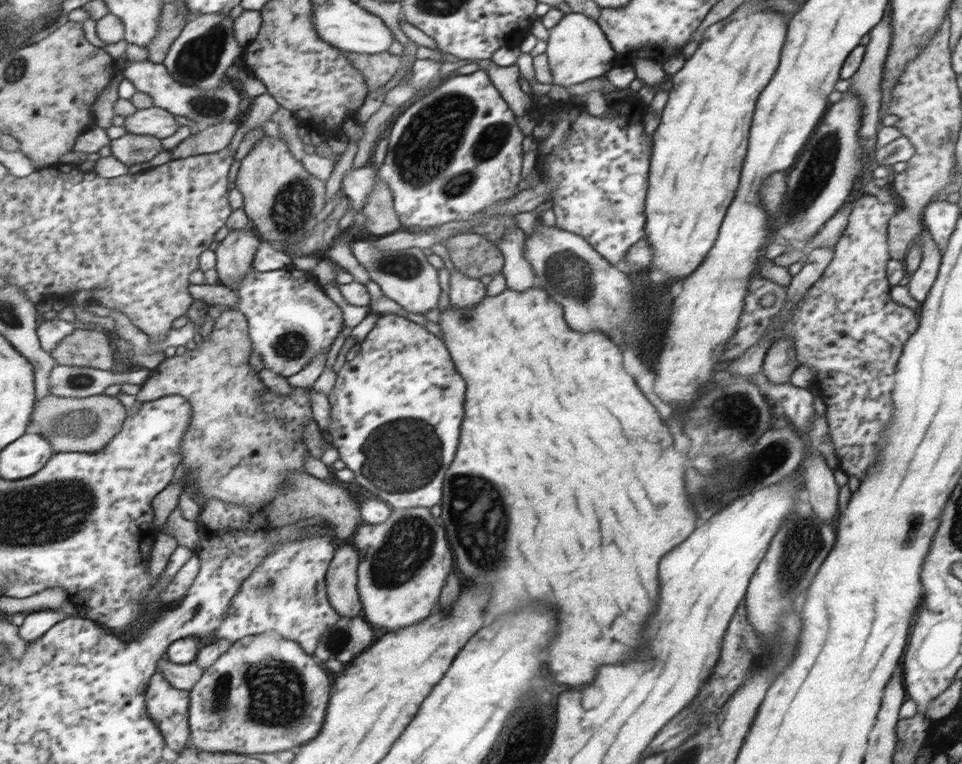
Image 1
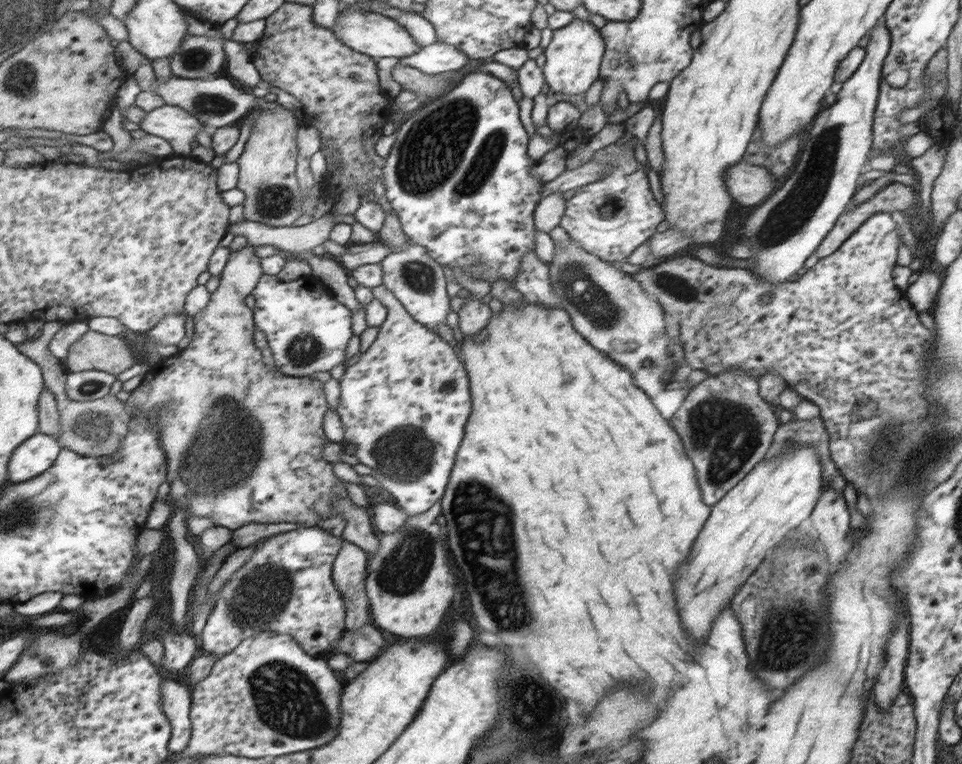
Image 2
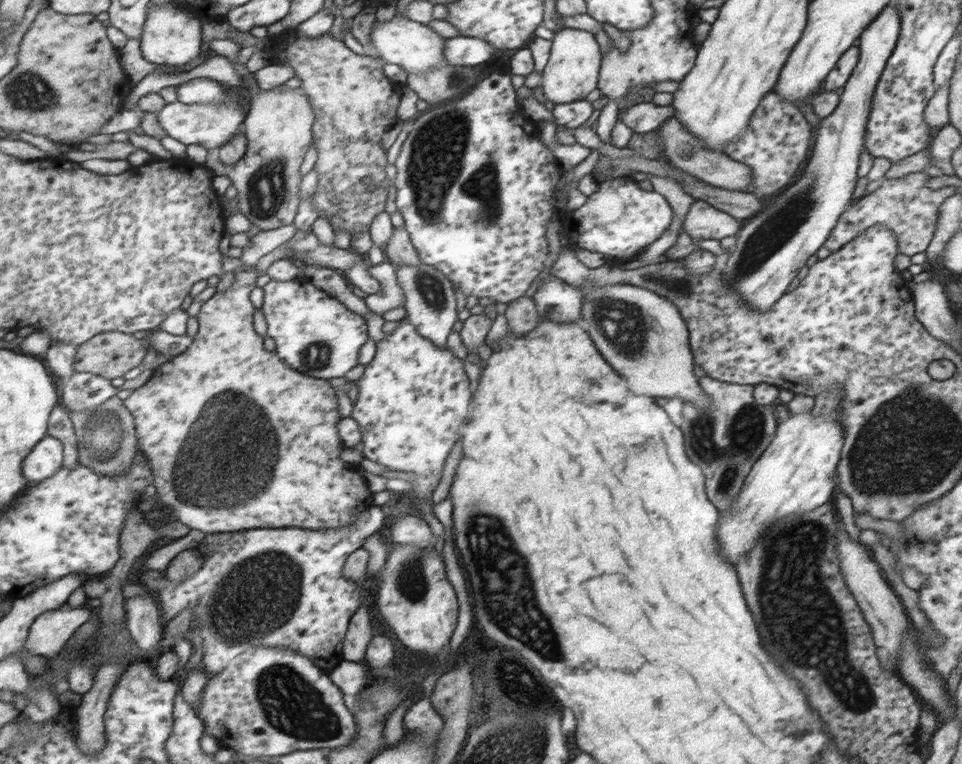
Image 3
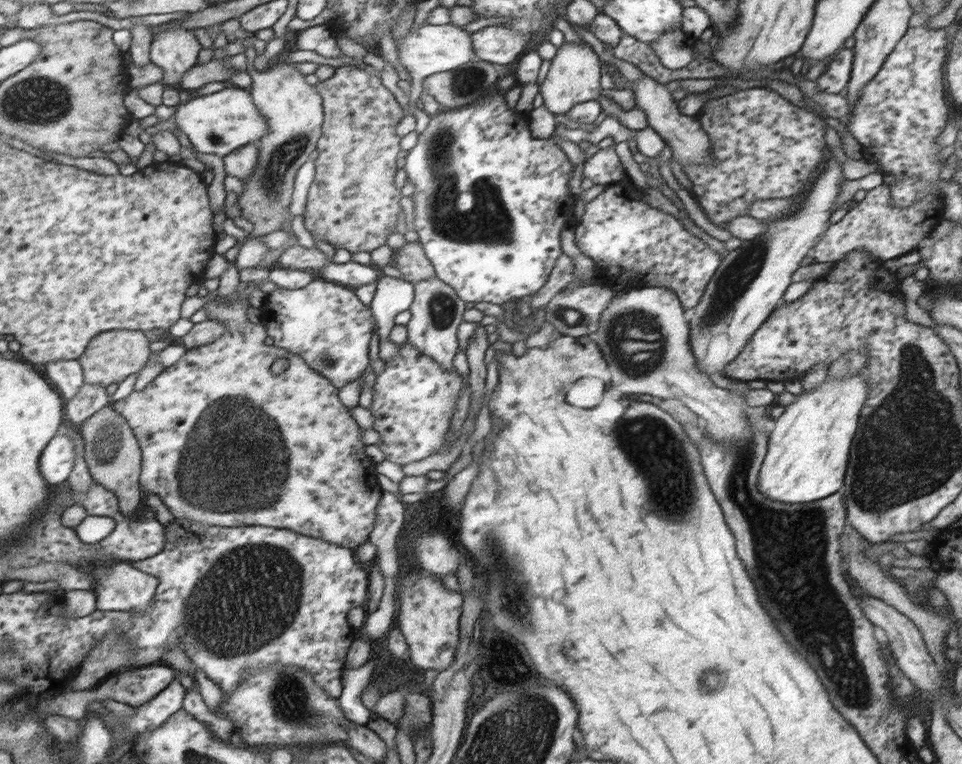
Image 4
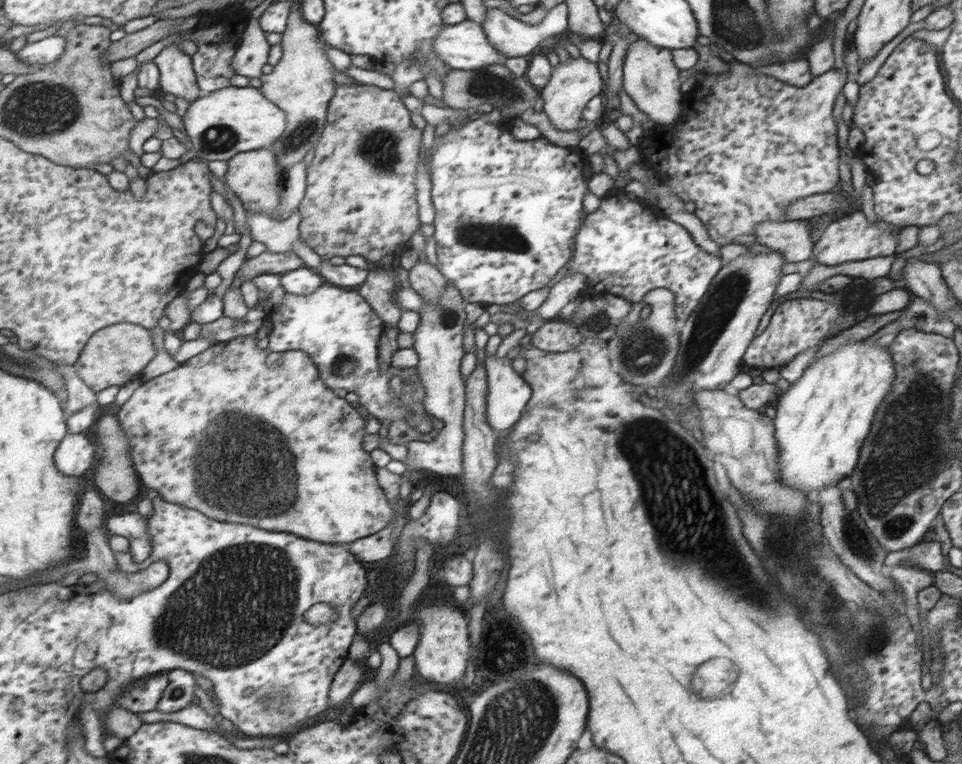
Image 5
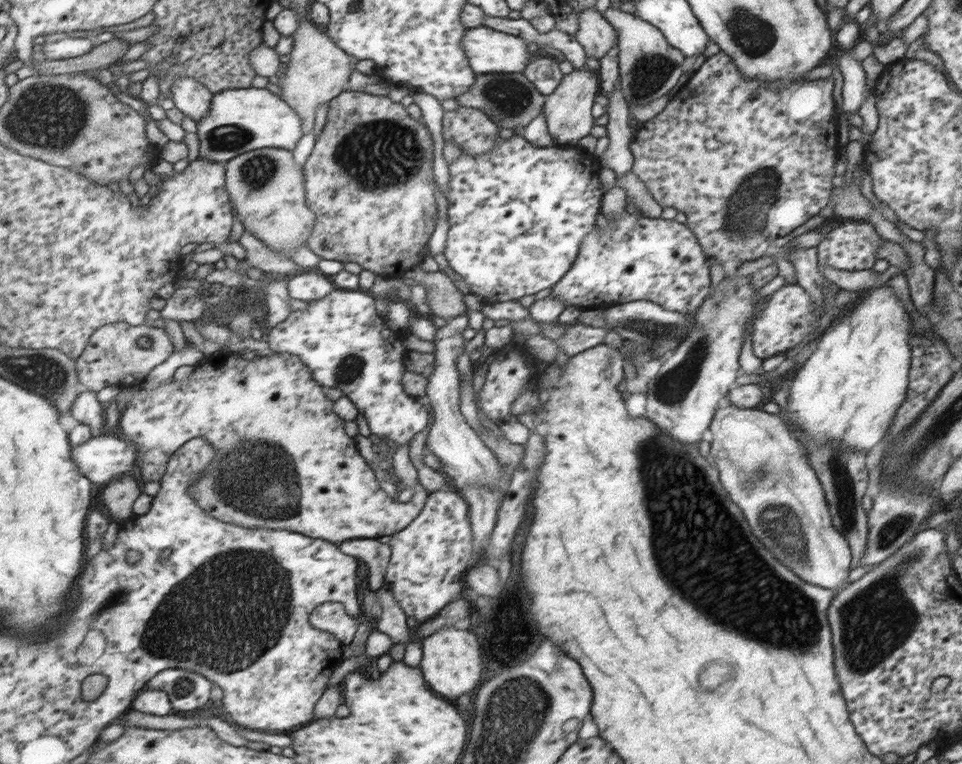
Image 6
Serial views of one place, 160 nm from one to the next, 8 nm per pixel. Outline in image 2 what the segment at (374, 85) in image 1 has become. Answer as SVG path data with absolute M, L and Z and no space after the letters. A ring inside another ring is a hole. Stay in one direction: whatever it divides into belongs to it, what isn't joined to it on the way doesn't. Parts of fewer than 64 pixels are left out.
M397 63L393 67L392 75L403 88L415 92L420 101L425 101L426 98L438 98L443 96L443 90L452 89L448 77L441 79L435 74L425 74L422 70L406 64Z

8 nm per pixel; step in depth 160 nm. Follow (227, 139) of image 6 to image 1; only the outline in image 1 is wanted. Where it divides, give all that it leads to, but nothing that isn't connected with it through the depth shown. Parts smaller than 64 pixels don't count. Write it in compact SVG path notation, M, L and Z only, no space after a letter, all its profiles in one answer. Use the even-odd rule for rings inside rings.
M156 105L148 109L139 109L124 120L124 127L129 133L151 135L161 139L173 136L179 130L179 126L181 125L175 120L175 114Z

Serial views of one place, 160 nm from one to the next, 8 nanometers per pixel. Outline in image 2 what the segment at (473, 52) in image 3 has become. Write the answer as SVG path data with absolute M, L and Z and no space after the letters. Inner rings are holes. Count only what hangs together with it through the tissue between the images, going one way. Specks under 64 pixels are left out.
M435 42L423 47L419 52L400 58L400 64L406 64L422 70L425 74L455 72L465 64L468 56L457 50L452 44Z

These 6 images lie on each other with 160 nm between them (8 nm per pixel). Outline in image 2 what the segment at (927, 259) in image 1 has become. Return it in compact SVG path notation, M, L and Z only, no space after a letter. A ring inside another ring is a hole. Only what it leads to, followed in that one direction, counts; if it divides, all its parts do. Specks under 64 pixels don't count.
M919 271L919 277L909 285L905 293L908 294L909 302L917 312L931 313L937 292L941 285L939 274L935 271Z

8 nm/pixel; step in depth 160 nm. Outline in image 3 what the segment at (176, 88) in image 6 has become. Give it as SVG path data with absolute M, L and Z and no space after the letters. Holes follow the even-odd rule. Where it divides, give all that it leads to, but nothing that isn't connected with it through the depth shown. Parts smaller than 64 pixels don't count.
M151 5L141 40L143 56L157 65L183 66L203 50L203 23L185 9L173 5Z

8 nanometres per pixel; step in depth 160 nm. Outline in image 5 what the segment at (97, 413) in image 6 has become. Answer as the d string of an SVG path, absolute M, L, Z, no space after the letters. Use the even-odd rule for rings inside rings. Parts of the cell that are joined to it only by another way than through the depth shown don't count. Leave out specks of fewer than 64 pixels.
M74 366L61 367L63 367L68 392L65 412L72 415L74 412L98 402L98 393L82 379L82 376L75 370Z

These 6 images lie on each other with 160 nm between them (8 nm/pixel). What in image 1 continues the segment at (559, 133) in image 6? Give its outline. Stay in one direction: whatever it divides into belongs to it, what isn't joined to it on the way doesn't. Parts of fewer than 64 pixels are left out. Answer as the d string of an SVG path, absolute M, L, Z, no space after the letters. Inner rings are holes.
M563 13L563 16L548 29L546 49L547 64L550 70L552 83L559 86L571 86L585 82L589 78L601 77L611 68L613 50L609 48L607 36L599 30L596 21L583 13Z

